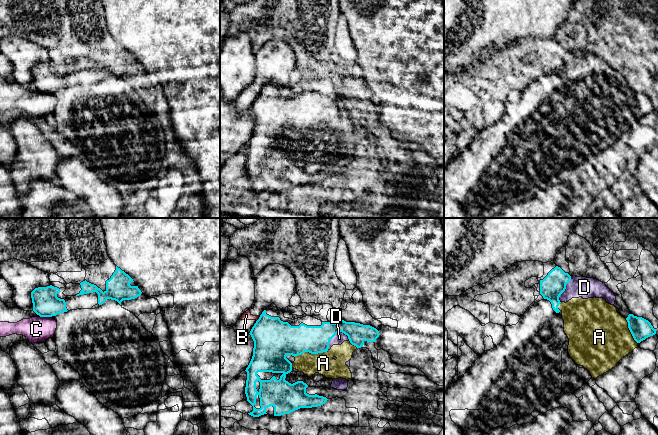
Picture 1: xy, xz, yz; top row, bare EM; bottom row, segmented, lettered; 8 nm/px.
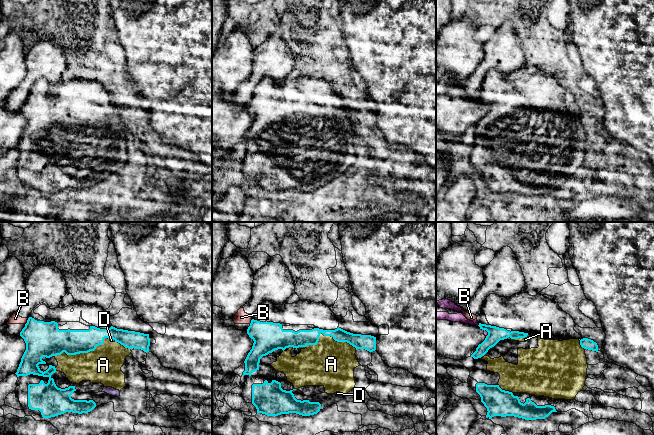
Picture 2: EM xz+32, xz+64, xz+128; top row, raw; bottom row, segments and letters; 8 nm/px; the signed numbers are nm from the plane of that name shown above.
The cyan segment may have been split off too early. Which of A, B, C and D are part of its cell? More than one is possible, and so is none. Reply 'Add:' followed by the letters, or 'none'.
Add: A, D

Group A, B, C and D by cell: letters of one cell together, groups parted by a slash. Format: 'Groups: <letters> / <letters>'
Groups: A D / B / C

